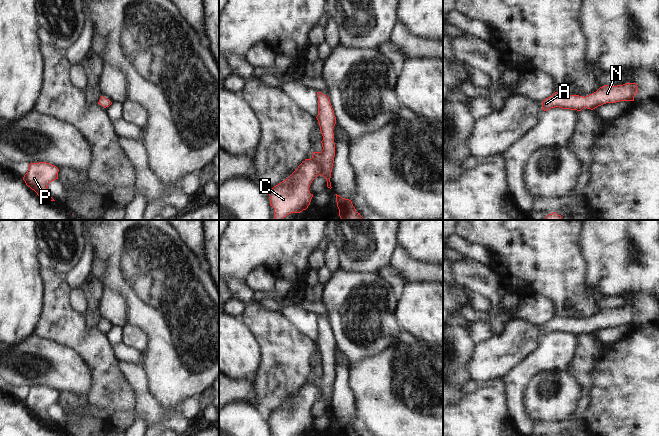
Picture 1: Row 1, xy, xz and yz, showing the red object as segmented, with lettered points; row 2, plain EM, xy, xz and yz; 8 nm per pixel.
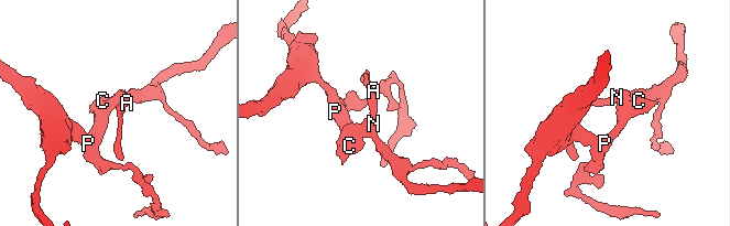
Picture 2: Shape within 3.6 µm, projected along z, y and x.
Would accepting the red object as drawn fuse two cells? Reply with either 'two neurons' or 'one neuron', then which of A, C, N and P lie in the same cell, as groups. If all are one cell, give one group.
one neuron | A C N P

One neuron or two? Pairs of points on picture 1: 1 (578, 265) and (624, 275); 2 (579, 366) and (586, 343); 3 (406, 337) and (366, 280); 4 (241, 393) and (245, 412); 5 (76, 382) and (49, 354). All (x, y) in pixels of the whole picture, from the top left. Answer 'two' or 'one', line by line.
1: two
2: one
3: two
4: two
5: one

